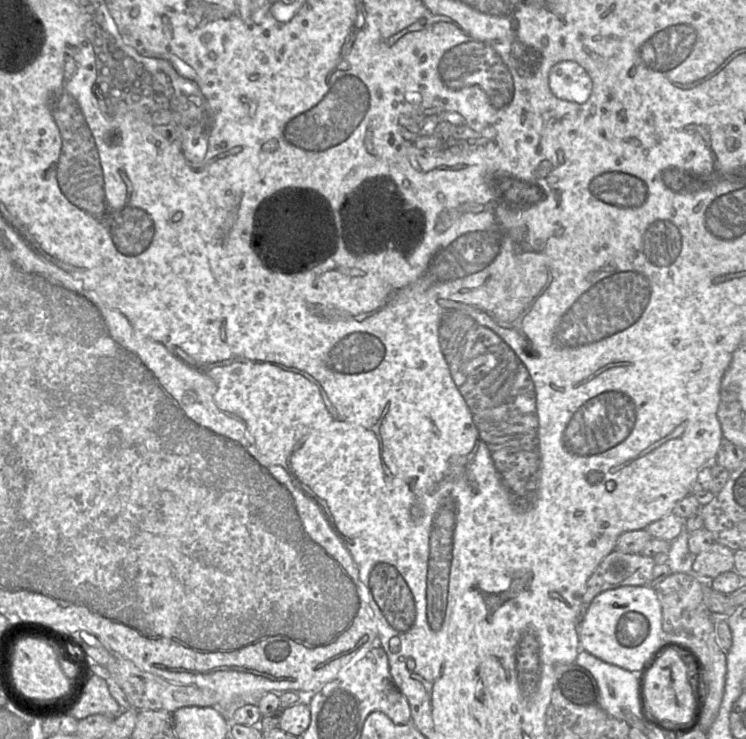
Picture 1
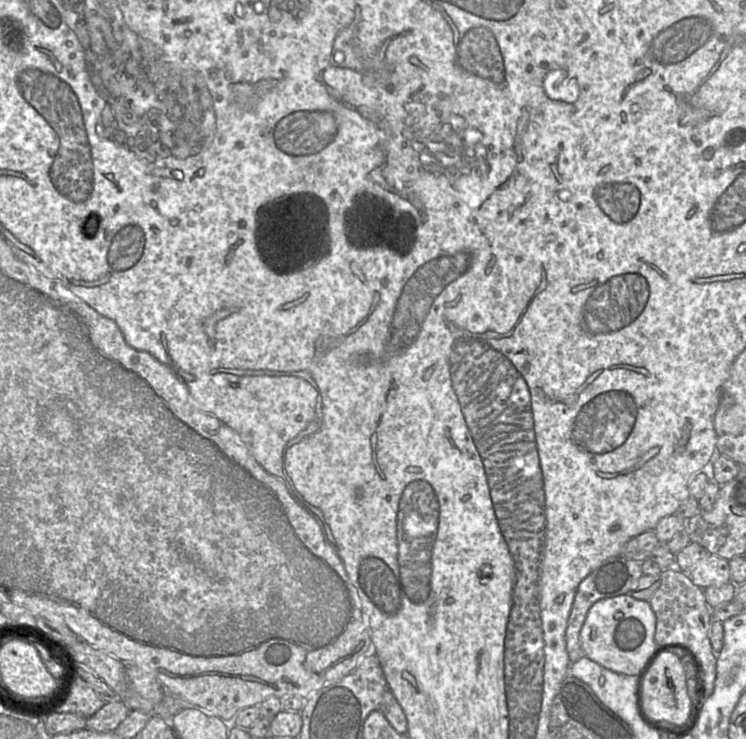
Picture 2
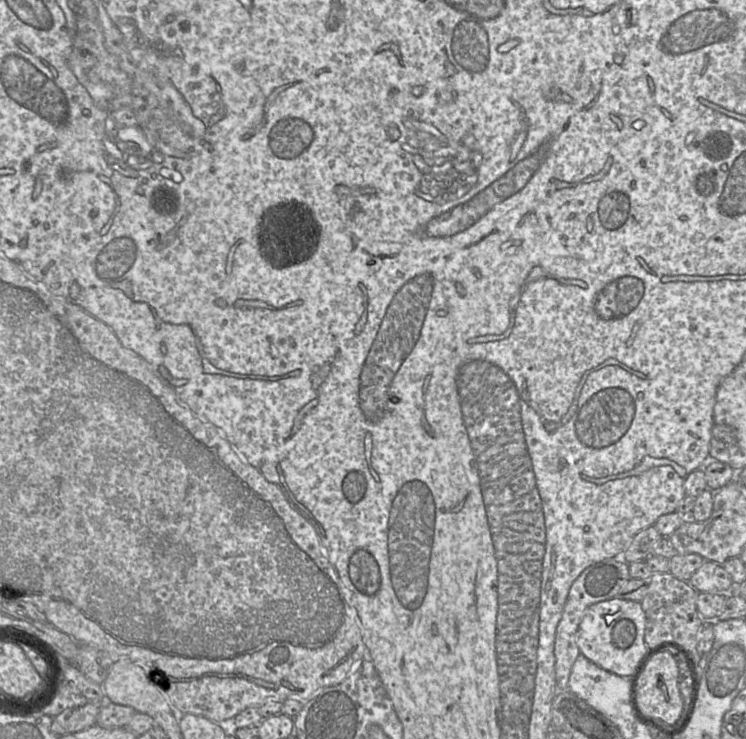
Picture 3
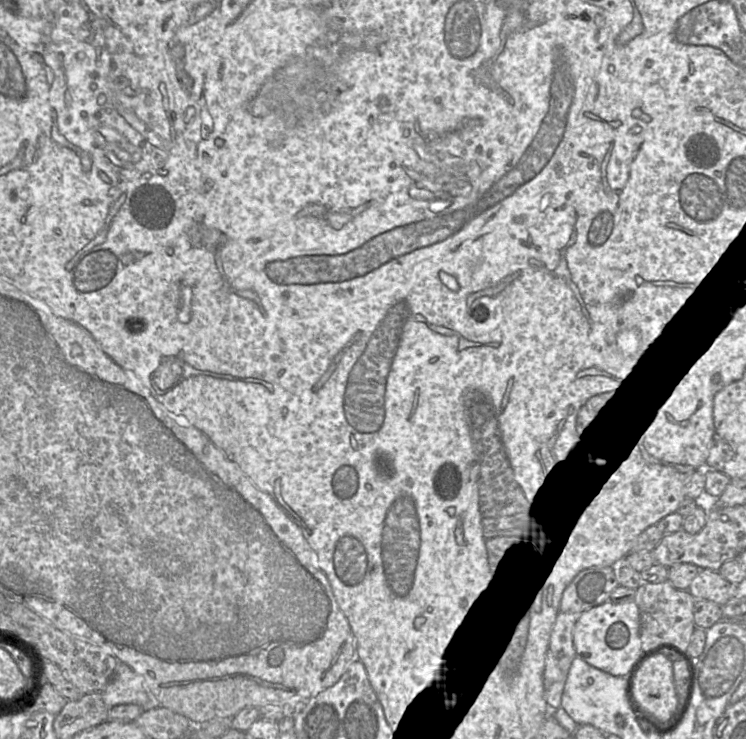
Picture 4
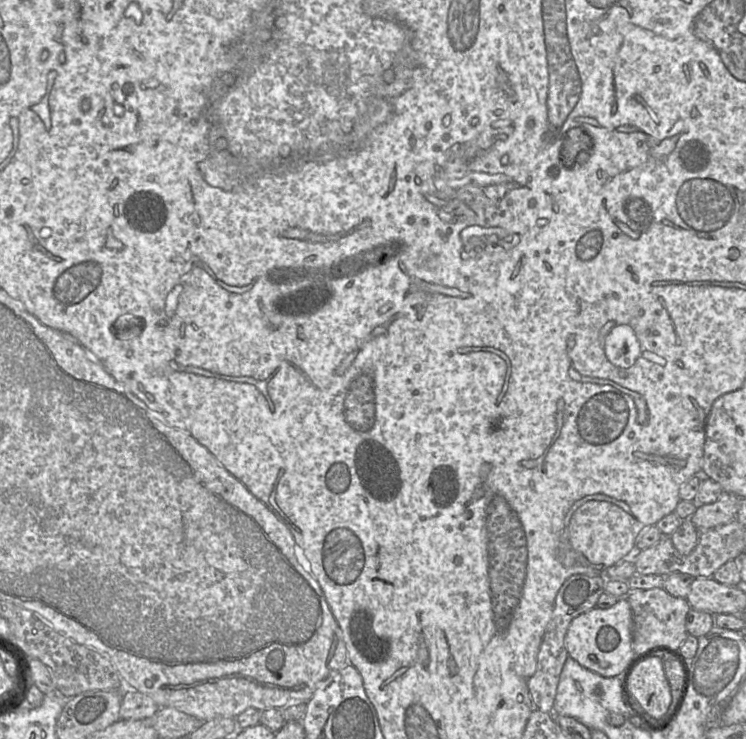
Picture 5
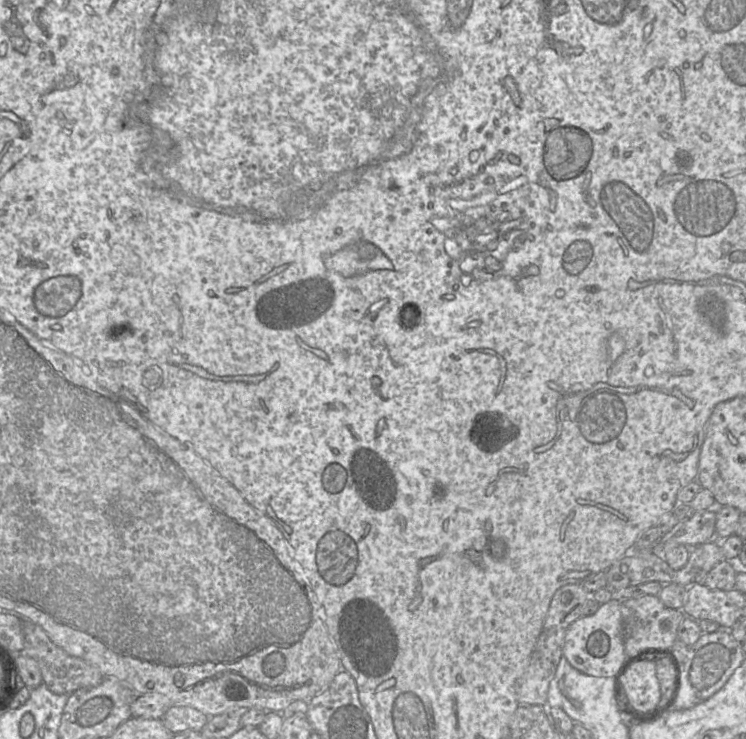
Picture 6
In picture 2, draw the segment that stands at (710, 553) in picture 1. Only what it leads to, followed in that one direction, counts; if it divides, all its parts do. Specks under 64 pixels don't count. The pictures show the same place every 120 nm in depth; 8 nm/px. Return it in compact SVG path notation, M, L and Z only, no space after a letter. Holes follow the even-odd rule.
M709 554L688 572L692 582L702 588L718 586L730 581L729 560Z

